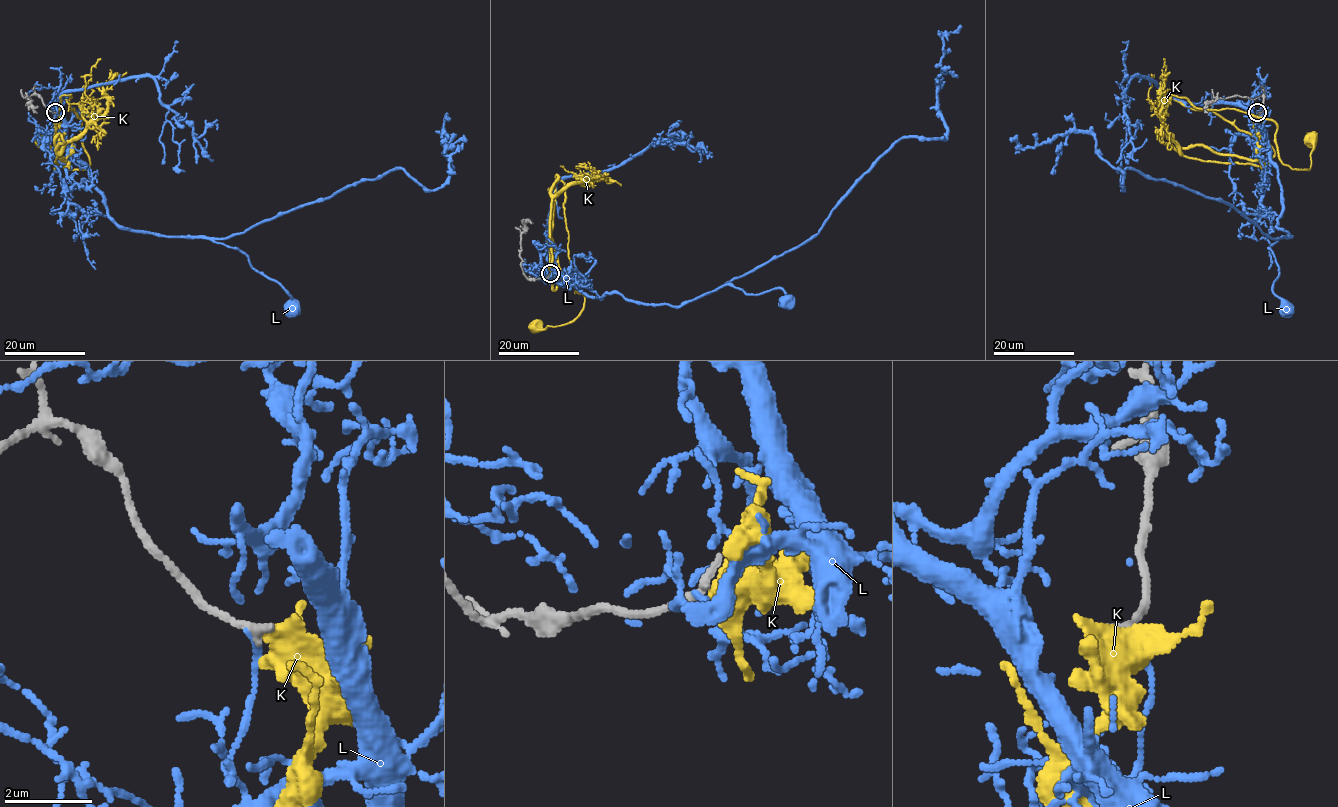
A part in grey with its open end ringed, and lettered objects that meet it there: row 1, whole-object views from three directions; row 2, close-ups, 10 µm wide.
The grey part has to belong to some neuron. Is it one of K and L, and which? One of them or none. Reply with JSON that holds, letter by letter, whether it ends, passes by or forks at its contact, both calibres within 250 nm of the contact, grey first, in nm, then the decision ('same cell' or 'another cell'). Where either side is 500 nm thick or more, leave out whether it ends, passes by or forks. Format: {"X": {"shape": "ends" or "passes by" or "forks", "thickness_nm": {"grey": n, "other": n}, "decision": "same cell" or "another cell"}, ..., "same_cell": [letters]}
{"K": {"shape": "passes by", "thickness_nm": {"grey": 200, "other": 440}, "decision": "another cell"}, "L": {"shape": "ends", "thickness_nm": {"grey": 240, "other": 130}, "decision": "another cell"}, "same_cell": []}

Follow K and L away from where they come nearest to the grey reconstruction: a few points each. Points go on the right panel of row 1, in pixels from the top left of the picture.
K: (1260, 112), (1258, 139), (1210, 110), (1165, 95), (1272, 119), (1278, 155), (1295, 168), (1310, 167), (1310, 133)
L: (1261, 112), (1257, 126), (1281, 188), (1277, 227), (1291, 236), (1269, 248), (1279, 267), (1273, 291), (1286, 309)

